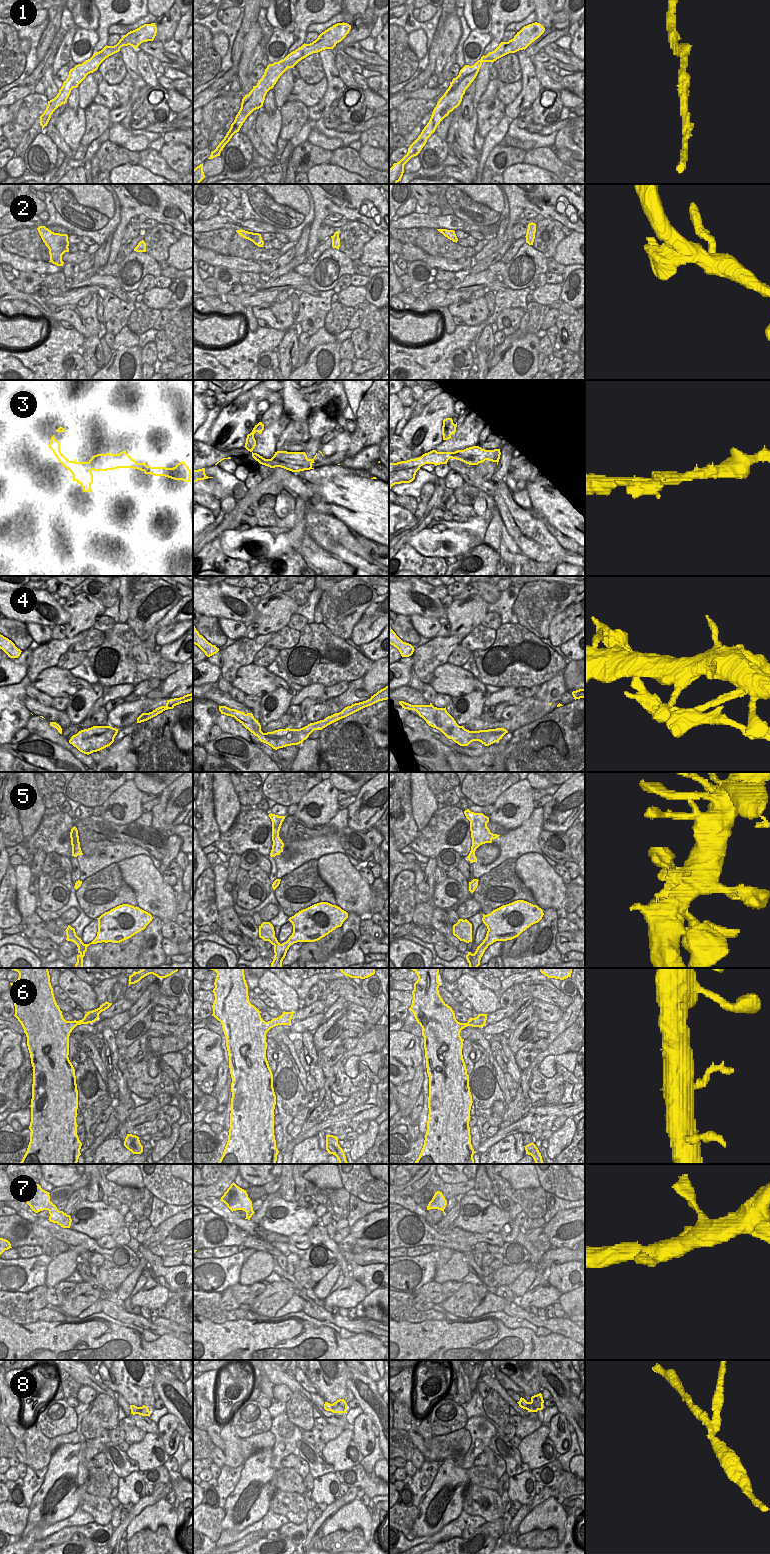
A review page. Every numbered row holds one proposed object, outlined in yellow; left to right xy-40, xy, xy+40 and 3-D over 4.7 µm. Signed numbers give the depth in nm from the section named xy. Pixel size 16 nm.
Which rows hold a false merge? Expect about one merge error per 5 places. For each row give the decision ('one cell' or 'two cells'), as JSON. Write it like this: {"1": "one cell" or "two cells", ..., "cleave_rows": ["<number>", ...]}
{"1": "one cell", "2": "one cell", "3": "two cells", "4": "one cell", "5": "one cell", "6": "one cell", "7": "one cell", "8": "two cells", "cleave_rows": ["3", "8"]}

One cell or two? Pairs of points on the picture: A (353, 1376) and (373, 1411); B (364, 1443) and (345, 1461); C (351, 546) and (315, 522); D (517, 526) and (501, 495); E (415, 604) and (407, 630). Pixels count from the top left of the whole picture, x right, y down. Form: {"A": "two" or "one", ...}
{"A": "one", "B": "two", "C": "one", "D": "one", "E": "two"}

